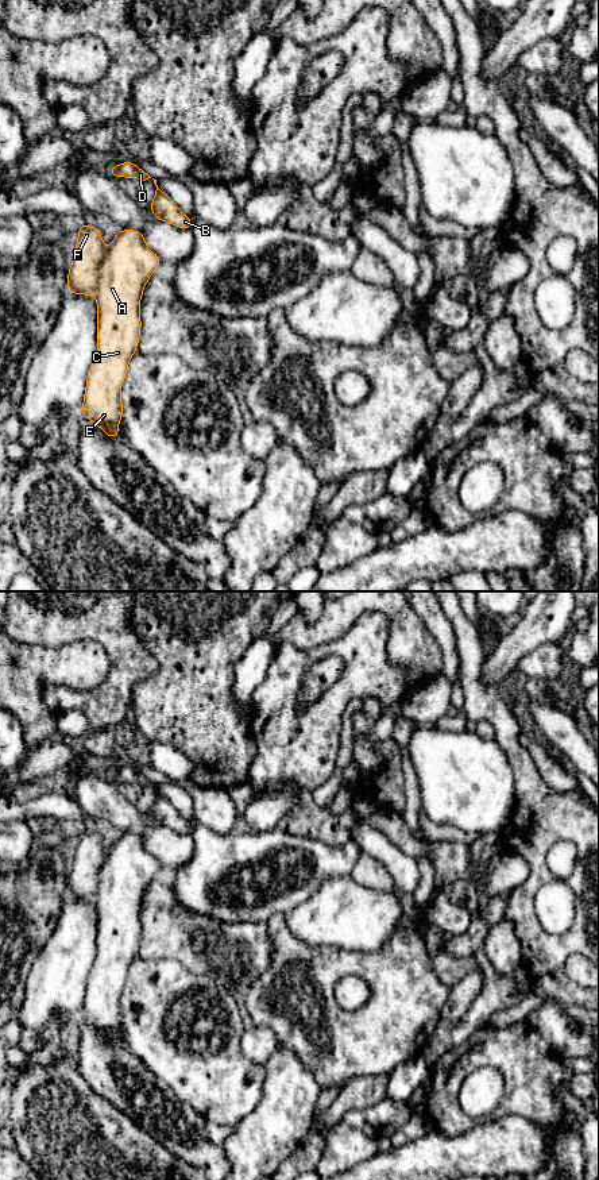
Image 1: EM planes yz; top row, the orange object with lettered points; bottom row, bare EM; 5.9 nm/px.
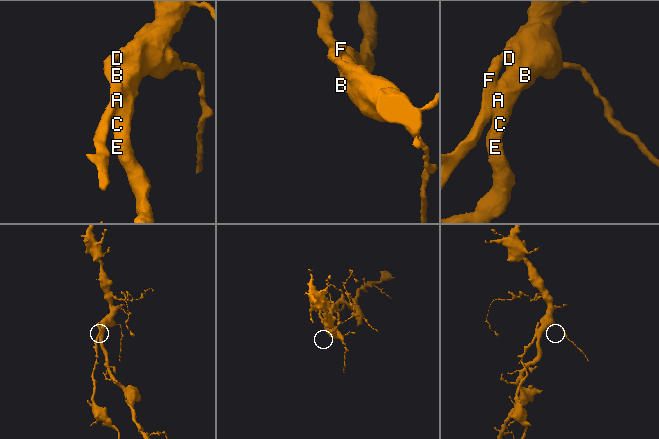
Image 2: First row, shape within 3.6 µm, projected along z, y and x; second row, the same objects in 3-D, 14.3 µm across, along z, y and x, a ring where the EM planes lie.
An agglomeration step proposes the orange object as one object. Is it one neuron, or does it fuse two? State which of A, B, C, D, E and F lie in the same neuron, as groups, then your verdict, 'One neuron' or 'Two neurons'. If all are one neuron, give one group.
Groups: A B C D E F. One neuron

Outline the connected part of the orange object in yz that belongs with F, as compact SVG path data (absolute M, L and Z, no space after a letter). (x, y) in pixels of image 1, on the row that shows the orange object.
M80 224L73 263L67 273L67 292L94 296L97 302L97 350L86 377L80 413L101 428L108 437L120 435L119 423L123 417L120 392L130 360L139 344L140 300L146 284L161 265L161 258L147 247L143 232L121 230L111 246L105 247L98 228Z

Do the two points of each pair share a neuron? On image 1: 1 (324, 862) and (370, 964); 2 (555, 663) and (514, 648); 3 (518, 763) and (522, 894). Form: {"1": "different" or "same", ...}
{"1": "different", "2": "different", "3": "same"}

